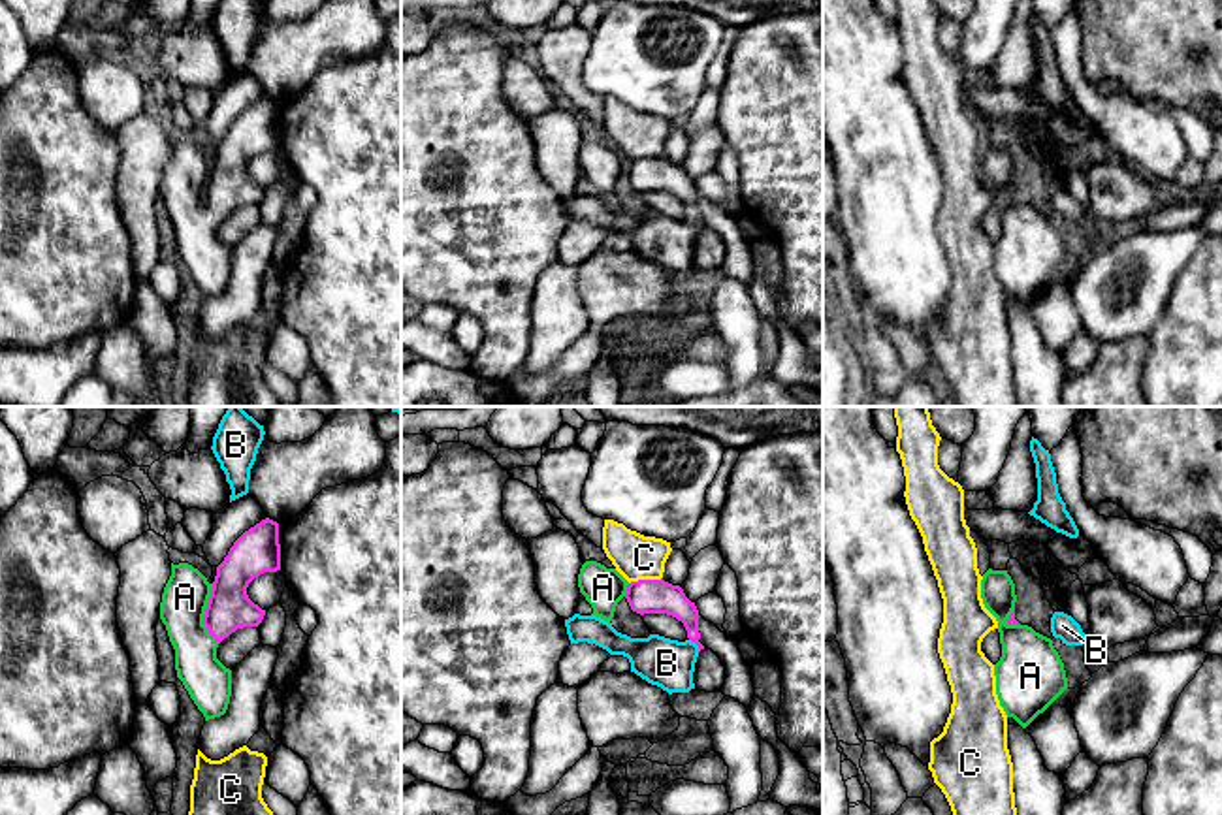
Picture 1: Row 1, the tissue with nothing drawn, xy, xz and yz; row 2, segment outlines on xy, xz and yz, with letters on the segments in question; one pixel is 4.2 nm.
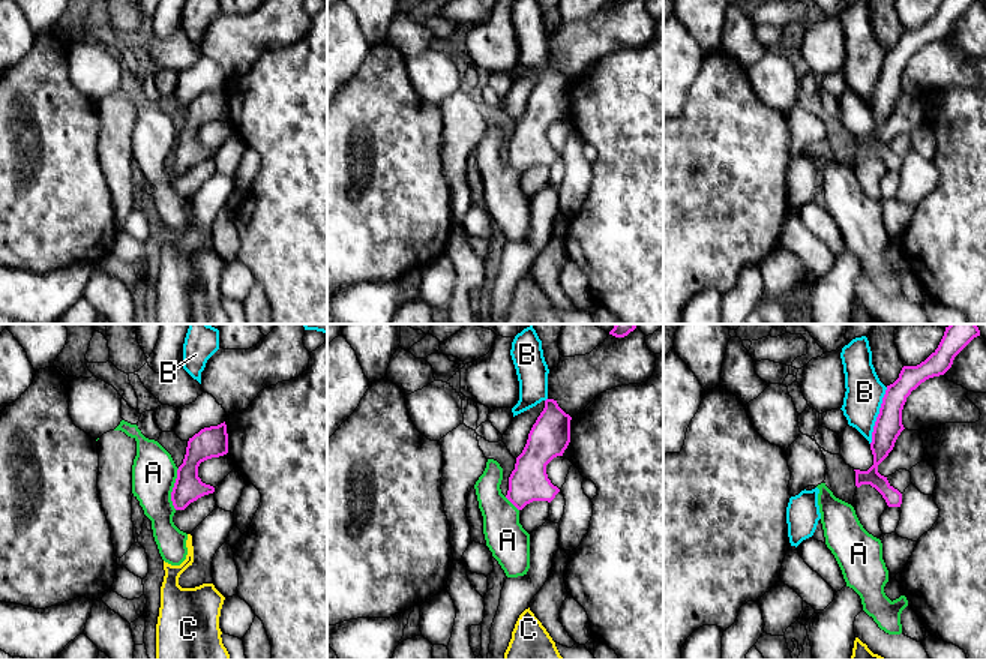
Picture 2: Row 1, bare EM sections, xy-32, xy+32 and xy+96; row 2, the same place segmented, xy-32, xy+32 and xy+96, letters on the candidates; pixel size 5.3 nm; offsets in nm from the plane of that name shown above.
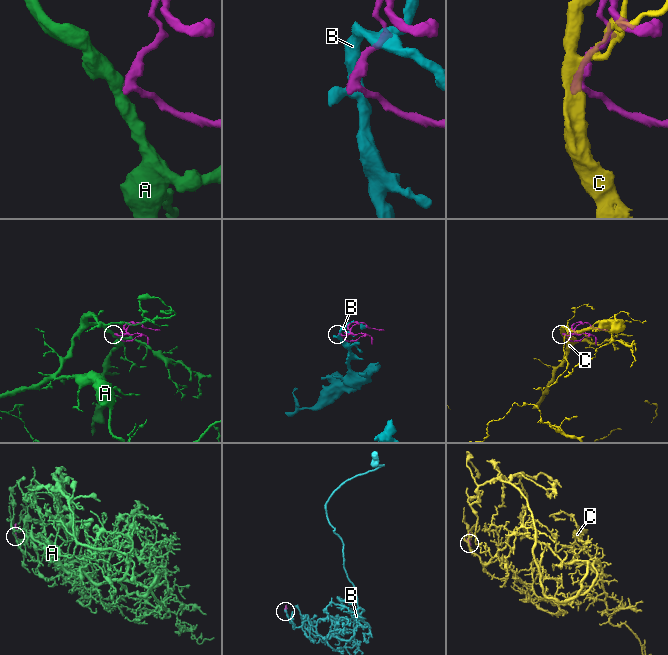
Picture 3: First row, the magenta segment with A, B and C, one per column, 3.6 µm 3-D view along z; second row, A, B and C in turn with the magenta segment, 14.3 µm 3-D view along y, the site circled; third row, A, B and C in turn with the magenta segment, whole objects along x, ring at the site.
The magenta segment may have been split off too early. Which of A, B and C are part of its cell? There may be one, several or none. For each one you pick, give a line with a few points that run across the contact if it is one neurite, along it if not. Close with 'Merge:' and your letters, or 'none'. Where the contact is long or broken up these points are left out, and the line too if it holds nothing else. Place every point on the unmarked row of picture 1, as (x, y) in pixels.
A: line xy (228, 187), (206, 192), (185, 175)
Merge: A

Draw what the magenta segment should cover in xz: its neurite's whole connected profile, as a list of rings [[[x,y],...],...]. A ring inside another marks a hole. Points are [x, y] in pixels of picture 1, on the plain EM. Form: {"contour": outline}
{"contour": [[[586,139],[578,152],[578,166],[580,171],[586,175],[586,179],[593,186],[593,194],[612,200],[618,181],[625,175],[631,188],[644,194],[644,192],[667,192],[676,196],[683,201],[687,209],[687,216],[699,224],[699,228],[704,228],[704,224],[699,220],[699,188],[695,181],[691,181],[683,168],[680,164],[672,164],[668,160],[661,158],[638,158],[638,160],[627,160],[616,147],[606,147],[604,143],[597,139]]]}

